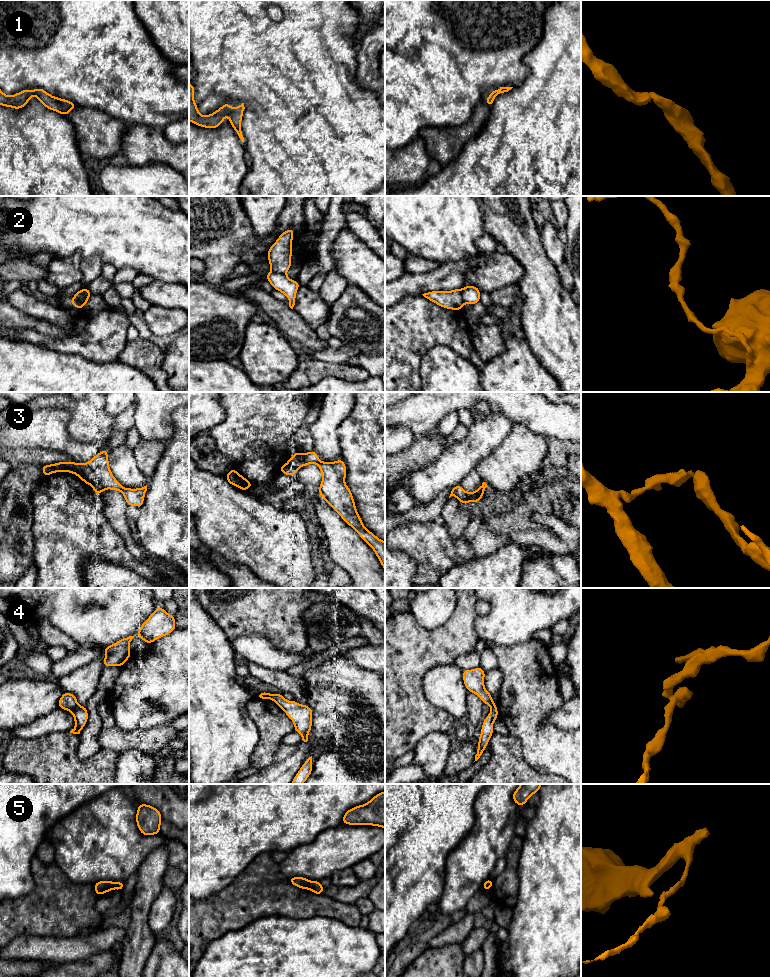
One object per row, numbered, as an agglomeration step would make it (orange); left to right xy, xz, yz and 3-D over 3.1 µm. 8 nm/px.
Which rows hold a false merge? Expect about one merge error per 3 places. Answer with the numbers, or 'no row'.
2, 3, 4, 5

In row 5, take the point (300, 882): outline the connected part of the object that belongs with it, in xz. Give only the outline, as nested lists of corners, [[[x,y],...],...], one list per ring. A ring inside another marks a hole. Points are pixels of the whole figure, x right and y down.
[[[300,876],[290,878],[289,882],[301,889],[308,889],[310,885],[310,880]]]

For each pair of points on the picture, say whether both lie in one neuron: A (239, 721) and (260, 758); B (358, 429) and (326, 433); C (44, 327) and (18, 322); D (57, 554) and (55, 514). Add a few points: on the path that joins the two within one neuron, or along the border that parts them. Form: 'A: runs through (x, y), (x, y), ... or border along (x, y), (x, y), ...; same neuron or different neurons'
A: border along (255, 724), (259, 741), (251, 755), (250, 765); different neurons
B: border along (350, 412), (337, 429), (340, 455); different neurons
C: runs through (38, 325), (24, 322); same neuron
D: runs through (57, 544), (57, 524); same neuron

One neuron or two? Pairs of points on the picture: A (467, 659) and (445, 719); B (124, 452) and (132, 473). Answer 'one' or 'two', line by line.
A: two
B: one

